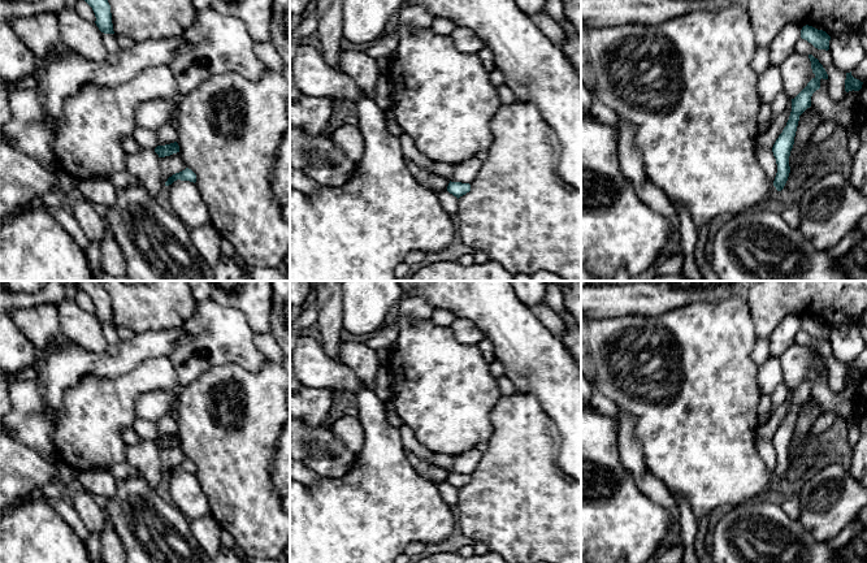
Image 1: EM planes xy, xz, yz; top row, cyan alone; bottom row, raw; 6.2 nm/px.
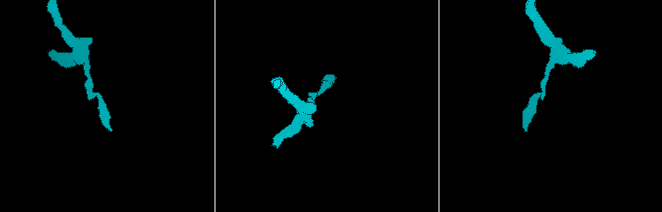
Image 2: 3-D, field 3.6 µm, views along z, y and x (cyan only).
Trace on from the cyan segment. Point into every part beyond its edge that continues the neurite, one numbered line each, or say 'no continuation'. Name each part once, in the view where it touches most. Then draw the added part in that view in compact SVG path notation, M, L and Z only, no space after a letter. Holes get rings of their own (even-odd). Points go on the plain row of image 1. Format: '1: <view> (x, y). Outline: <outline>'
no continuation

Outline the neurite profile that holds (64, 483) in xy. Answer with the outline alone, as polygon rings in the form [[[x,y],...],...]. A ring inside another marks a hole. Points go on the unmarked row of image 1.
[[[56,460],[57,476],[42,488],[42,499],[60,499],[75,488],[79,472],[70,465]]]

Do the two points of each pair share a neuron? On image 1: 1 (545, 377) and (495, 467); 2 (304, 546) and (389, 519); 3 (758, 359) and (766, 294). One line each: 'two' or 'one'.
1: two
2: one
3: two

